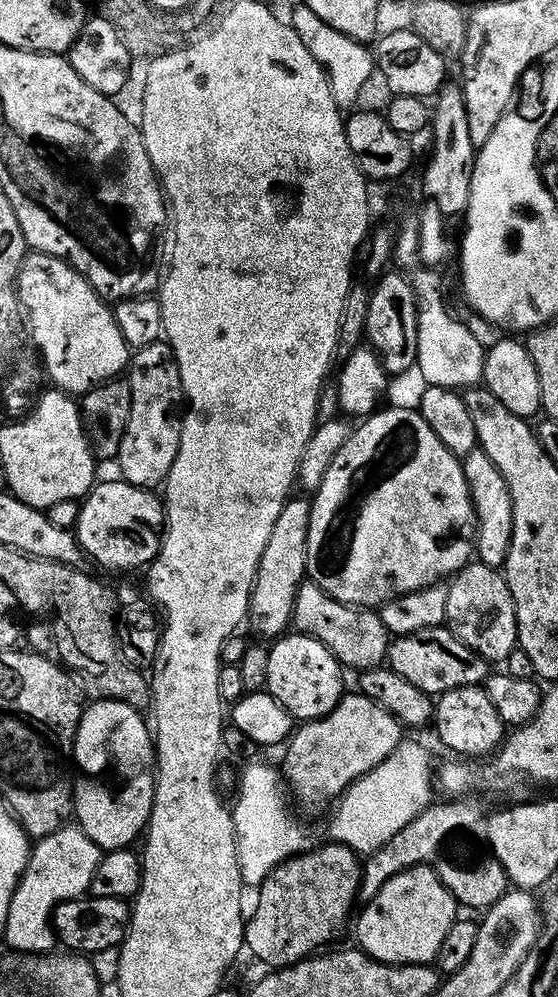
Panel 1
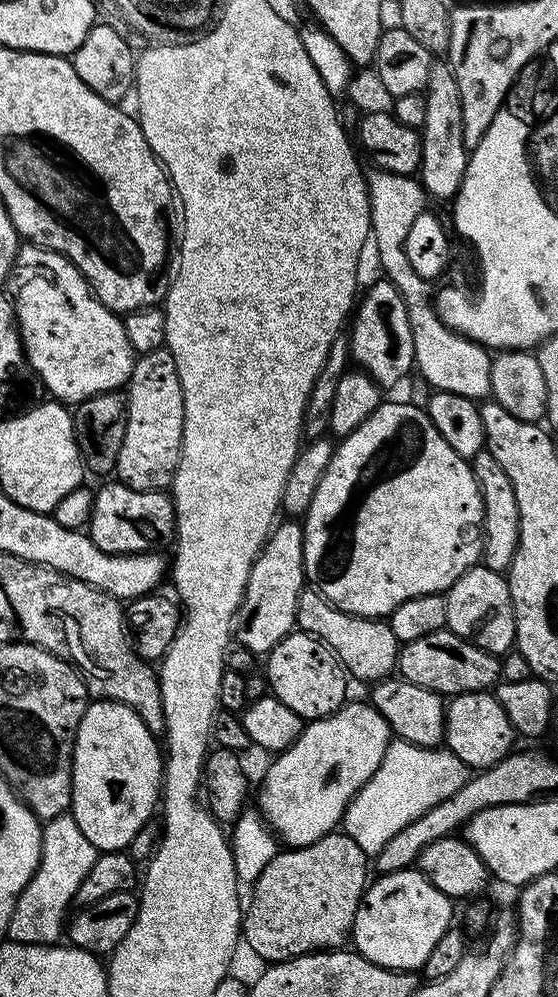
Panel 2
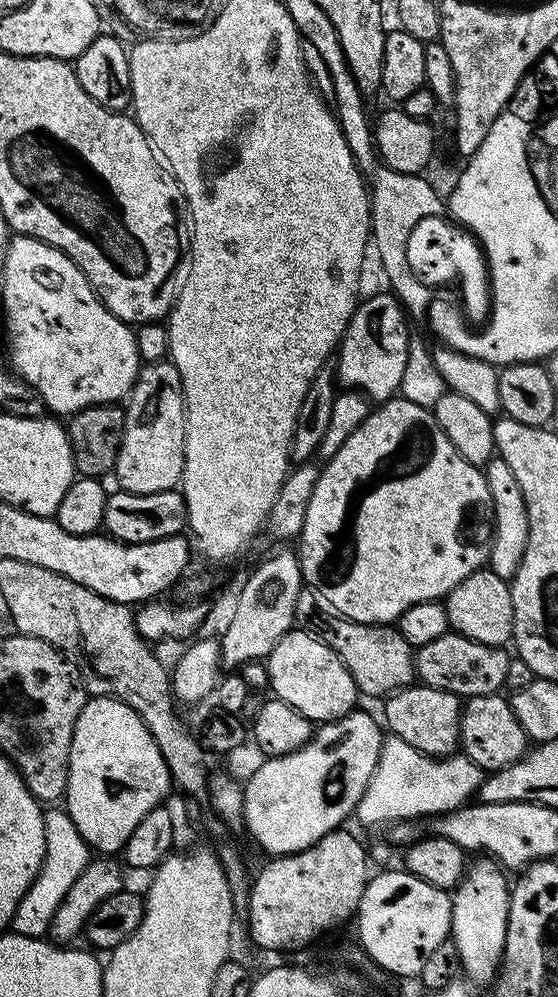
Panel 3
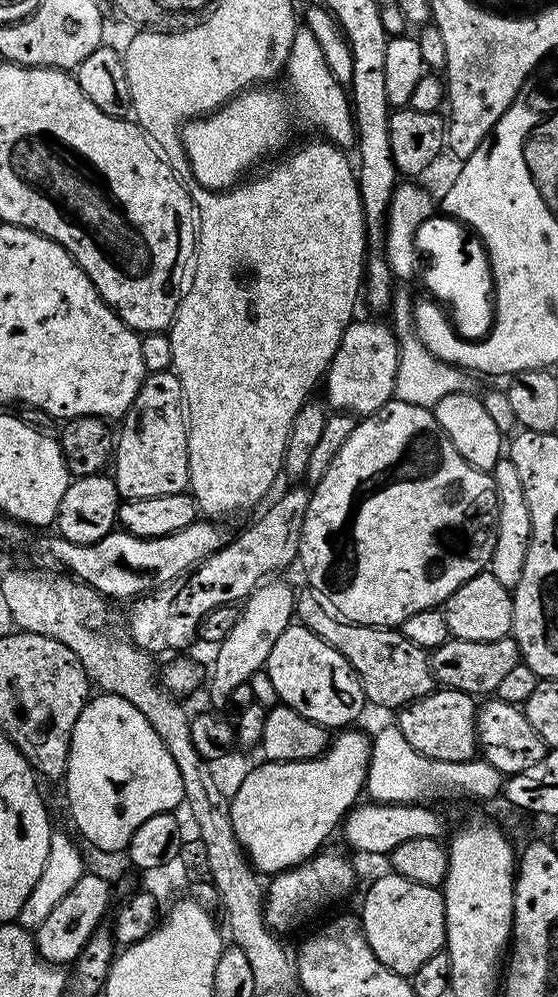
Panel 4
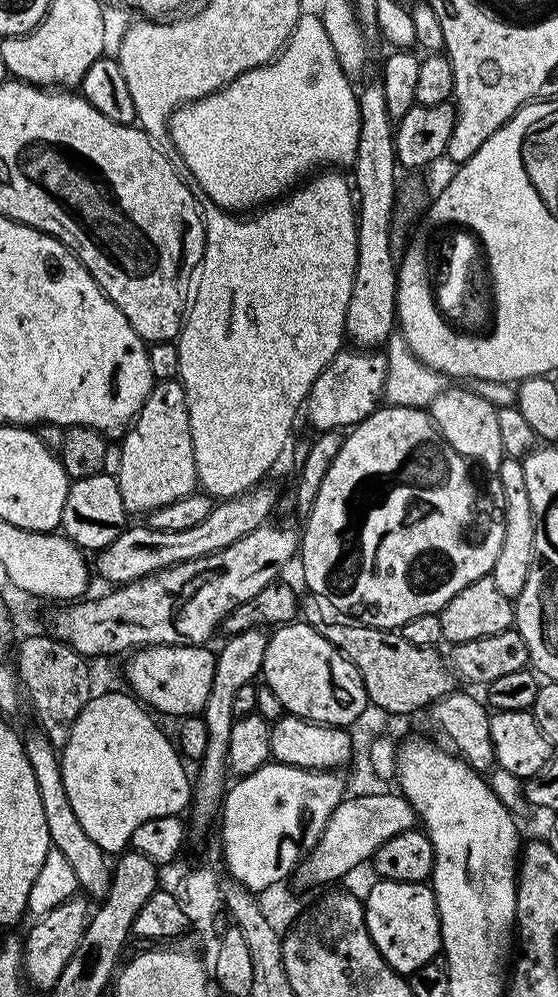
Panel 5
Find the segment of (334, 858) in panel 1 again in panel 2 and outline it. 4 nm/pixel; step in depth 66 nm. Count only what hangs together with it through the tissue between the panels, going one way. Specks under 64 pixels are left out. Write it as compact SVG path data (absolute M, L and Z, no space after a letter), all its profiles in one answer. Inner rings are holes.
M333 830L318 842L302 848L277 851L251 887L250 906L248 908L247 905L241 925L245 945L248 944L268 964L293 960L294 957L304 956L308 952L343 947L349 939L357 910L367 891L368 868L370 872L370 862L365 852L355 840L340 830Z

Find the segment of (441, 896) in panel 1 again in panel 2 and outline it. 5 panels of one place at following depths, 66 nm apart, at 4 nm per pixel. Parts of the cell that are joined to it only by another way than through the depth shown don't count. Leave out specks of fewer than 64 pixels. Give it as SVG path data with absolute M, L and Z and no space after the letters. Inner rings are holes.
M403 868L401 872L385 872L375 878L376 881L373 879L367 885L350 933L351 943L356 943L353 944L355 951L378 966L394 968L397 972L423 969L430 949L438 943L438 938L442 938L442 934L446 934L446 930L453 923L453 901L446 894L442 894L442 890L435 888L420 871L412 868Z

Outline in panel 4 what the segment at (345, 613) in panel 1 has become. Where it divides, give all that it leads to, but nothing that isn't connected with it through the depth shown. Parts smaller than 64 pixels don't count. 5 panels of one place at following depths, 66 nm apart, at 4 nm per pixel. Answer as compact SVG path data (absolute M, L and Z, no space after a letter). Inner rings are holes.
M304 590L304 593L301 591L297 595L295 619L318 638L322 638L322 642L334 646L334 650L338 650L338 654L350 662L369 705L377 704L380 708L399 710L434 691L430 656L425 649L414 646L414 642L410 642L410 638L403 636L396 628L356 624L335 615L328 616L328 612L330 608L326 594Z

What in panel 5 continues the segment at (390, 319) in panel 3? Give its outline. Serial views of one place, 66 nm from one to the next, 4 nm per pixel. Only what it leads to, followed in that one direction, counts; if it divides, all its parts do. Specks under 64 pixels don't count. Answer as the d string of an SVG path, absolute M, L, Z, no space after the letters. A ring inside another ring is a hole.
M348 346L318 374L308 392L306 413L317 433L351 430L381 407L386 382L386 358L380 350L357 350Z

